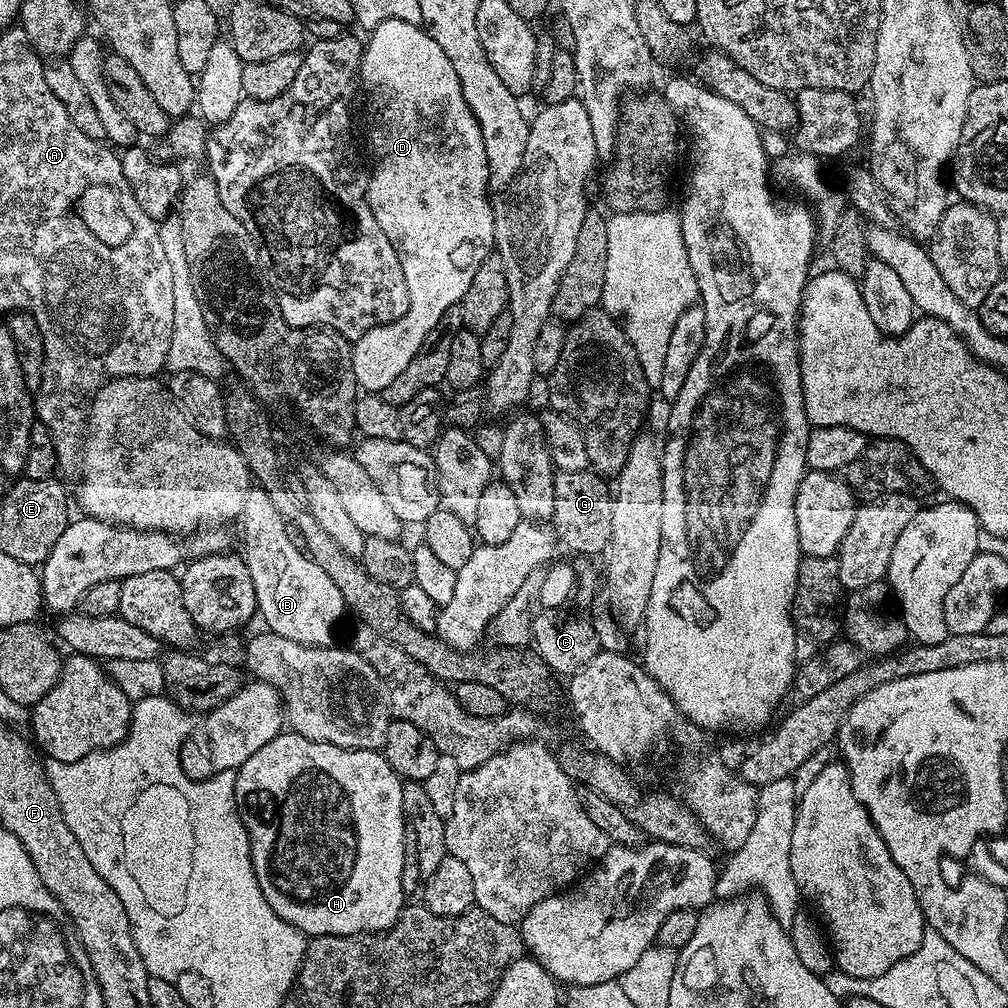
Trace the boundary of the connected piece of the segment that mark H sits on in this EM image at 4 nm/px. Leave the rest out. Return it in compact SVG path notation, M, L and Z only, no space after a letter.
M291 730L281 731L262 750L250 754L246 762L236 772L236 809L246 826L250 838L250 858L254 862L254 874L270 910L278 914L290 926L294 926L305 937L314 936L361 936L363 932L384 932L400 916L406 906L406 895L402 888L402 866L404 858L404 841L406 839L406 821L402 810L402 790L404 784L400 776L386 762L383 751L350 750L342 746L330 746L326 742L314 742L302 738Z

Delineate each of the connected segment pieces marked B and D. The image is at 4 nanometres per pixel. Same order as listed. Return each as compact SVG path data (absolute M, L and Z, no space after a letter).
M264 486L249 487L246 502L238 517L240 532L244 535L242 555L250 570L250 578L254 582L256 610L259 619L264 619L263 627L267 631L278 634L282 638L290 638L290 642L305 644L311 648L327 648L333 643L332 635L336 632L336 623L346 615L343 596L337 586L320 570L302 548L296 548L294 542L286 534L286 521L273 500L273 493Z
M387 20L386 22L382 22L376 28L371 29L369 36L372 37L370 37L369 40L366 40L366 43L364 44L364 57L360 63L358 84L361 89L365 88L365 90L368 91L369 102L372 103L374 107L380 109L376 112L376 129L374 129L368 136L368 144L372 147L372 156L376 159L376 165L374 165L373 168L371 165L370 175L368 176L368 191L366 195L368 198L368 205L374 214L374 218L378 218L378 226L382 226L382 234L386 234L386 238L390 238L390 242L394 246L394 250L402 262L402 274L406 274L406 290L408 291L408 309L402 318L398 318L389 324L374 326L374 330L366 330L366 334L362 334L362 338L358 338L352 344L352 369L354 370L354 378L356 379L357 385L359 385L365 393L380 394L383 393L386 386L390 386L390 382L394 382L394 378L398 378L398 374L402 374L402 370L406 370L406 366L410 366L410 358L414 358L414 354L418 354L422 342L426 342L426 334L430 334L430 330L434 330L438 326L438 318L442 318L442 314L446 314L446 310L450 310L450 306L460 304L461 301L463 301L466 290L470 290L470 281L474 278L474 273L478 271L478 266L482 266L482 262L487 256L493 255L496 239L494 238L494 214L492 213L492 200L490 199L490 187L488 183L488 164L482 130L479 129L477 118L475 118L474 114L471 112L470 106L466 104L466 100L463 98L462 86L459 85L458 77L454 74L454 69L450 64L450 59L446 58L445 51L438 46L437 42L434 42L434 38L432 38L428 31L421 27L420 24L411 24L410 22L402 22L401 20Z

